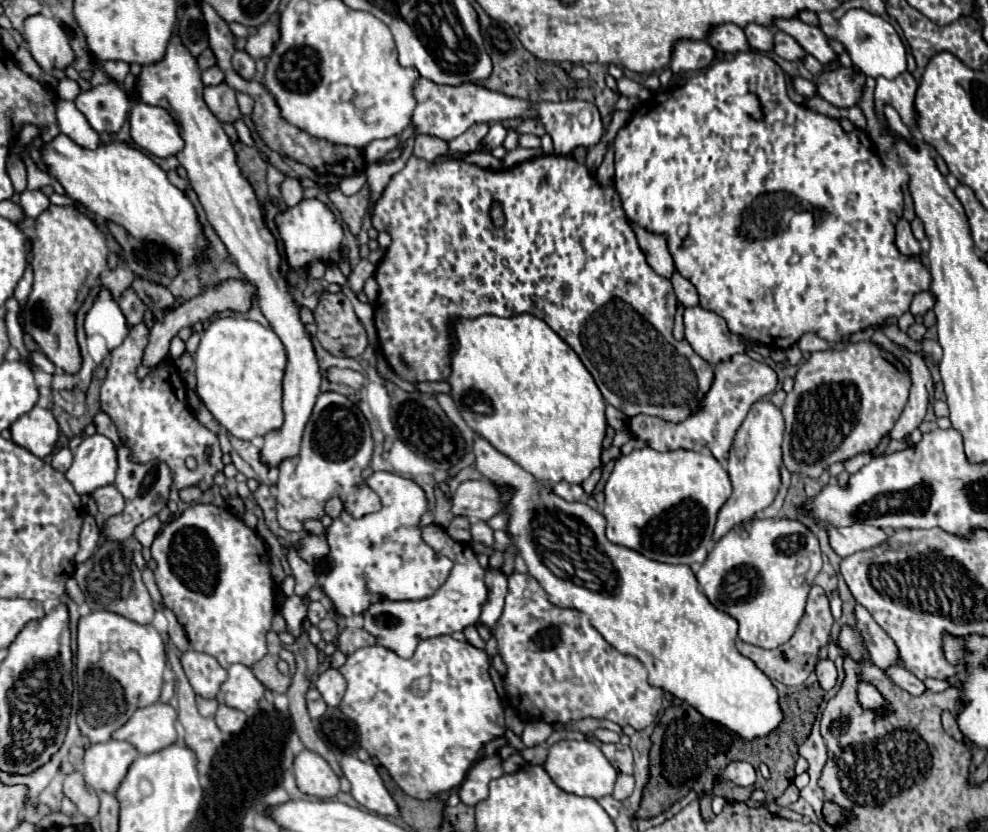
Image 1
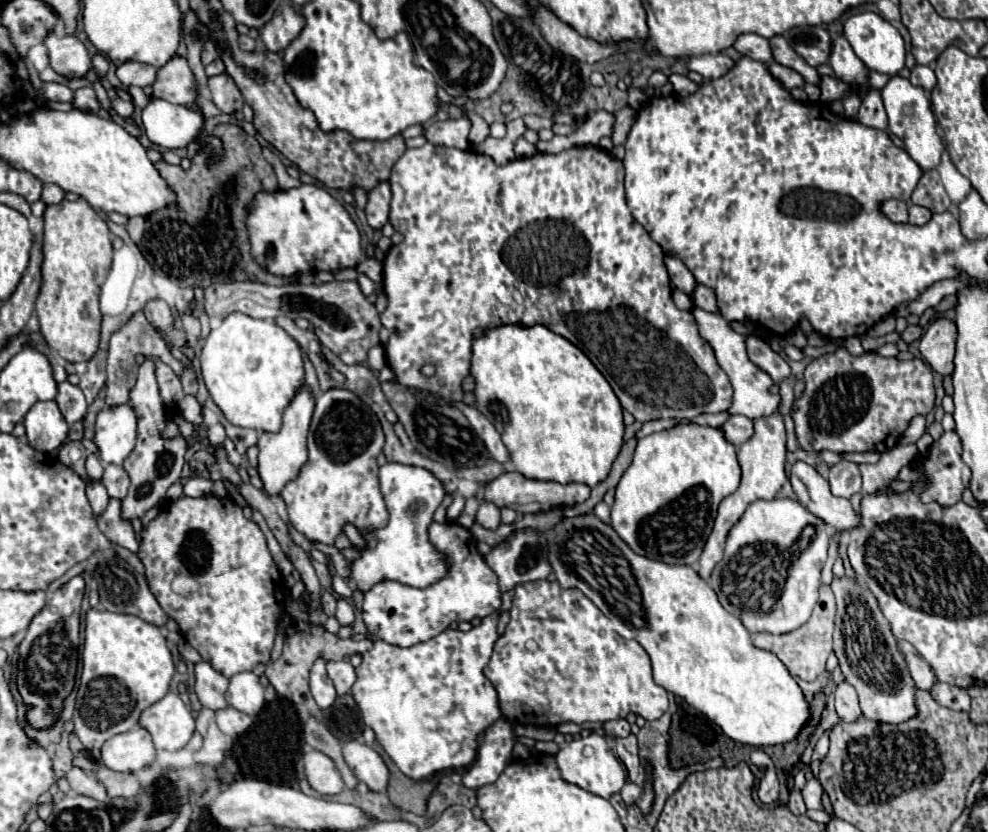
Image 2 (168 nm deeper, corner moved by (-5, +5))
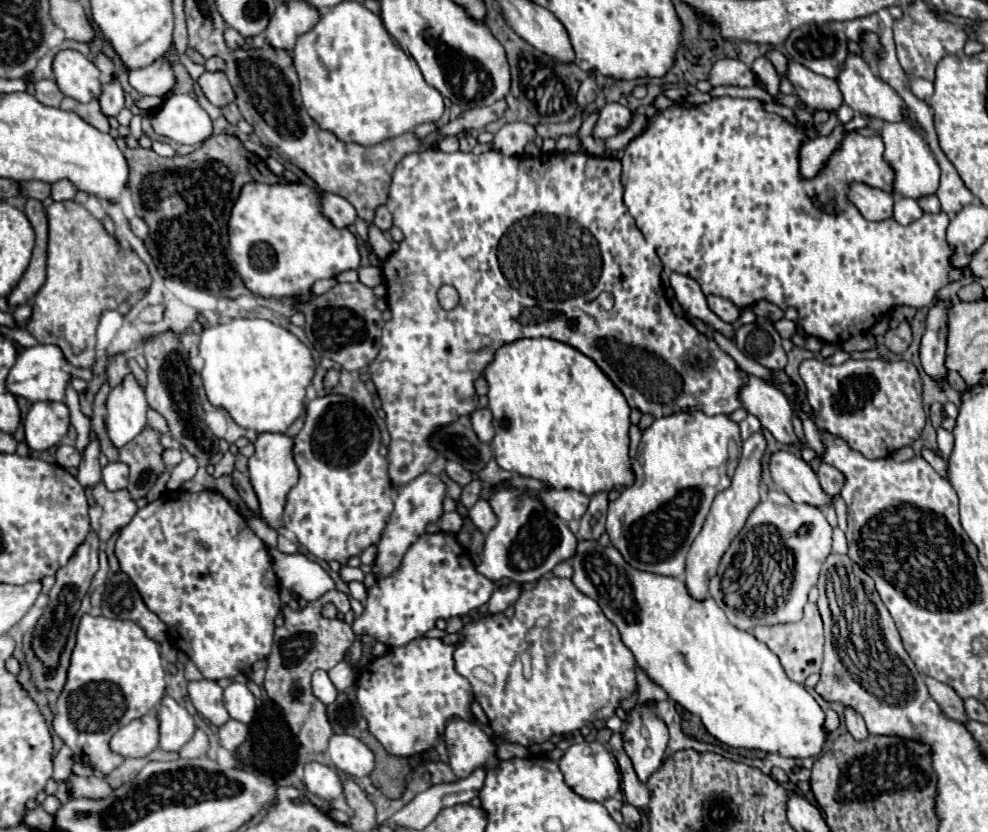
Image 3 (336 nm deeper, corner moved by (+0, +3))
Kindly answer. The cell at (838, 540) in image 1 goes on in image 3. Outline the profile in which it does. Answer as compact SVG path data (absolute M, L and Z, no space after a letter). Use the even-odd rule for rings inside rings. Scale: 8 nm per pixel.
M778 451L772 455L770 475L776 489L784 491L796 503L806 503L818 509L832 505L832 497L824 493L812 467L790 451Z

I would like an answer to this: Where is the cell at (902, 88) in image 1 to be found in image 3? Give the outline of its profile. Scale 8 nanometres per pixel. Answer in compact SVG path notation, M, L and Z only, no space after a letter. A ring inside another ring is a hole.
M904 107L904 121L898 123L882 123L882 141L886 145L884 159L894 167L896 171L896 181L894 181L894 193L900 197L910 197L910 199L920 199L922 195L932 195L938 189L938 179L940 179L940 165L932 155L930 145L926 139L918 133L914 121L910 119L910 109Z

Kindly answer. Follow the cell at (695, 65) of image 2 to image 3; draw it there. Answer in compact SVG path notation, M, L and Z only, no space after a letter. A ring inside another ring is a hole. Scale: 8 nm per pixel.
M720 59L712 65L708 75L710 85L740 85L748 87L754 83L754 75L748 65L736 59Z

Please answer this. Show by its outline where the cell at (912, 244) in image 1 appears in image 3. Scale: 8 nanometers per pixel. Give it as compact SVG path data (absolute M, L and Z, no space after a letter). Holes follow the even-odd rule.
M852 183L850 185L850 201L858 207L862 217L868 221L882 221L882 219L892 217L894 197L886 191L868 187L864 183Z

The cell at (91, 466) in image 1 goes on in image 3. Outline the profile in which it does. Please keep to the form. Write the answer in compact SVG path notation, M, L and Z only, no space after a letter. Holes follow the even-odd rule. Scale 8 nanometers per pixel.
M128 375L122 385L110 391L106 409L108 415L104 423L110 443L120 449L130 443L146 425L146 395L136 383L134 375Z

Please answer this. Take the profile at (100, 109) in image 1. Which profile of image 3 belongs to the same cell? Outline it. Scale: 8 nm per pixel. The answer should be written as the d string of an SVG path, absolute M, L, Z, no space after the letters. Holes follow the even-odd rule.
M44 79L44 81L36 81L36 99L44 105L50 107L60 107L62 101L62 91L58 89L58 85L52 79Z

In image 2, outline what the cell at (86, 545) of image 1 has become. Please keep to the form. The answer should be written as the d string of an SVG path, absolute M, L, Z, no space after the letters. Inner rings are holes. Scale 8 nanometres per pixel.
M87 479L87 497L89 497L89 503L93 507L95 517L99 517L105 511L105 505L109 501L109 495L107 495L103 483L101 481L93 481L93 479Z

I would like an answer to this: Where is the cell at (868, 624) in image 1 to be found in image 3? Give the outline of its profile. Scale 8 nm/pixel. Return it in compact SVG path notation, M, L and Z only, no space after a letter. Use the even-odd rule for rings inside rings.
M924 677L924 683L928 687L930 697L938 703L938 707L942 709L942 713L946 713L950 719L954 721L966 721L968 717L964 715L964 705L962 699L956 695L956 691L932 677Z

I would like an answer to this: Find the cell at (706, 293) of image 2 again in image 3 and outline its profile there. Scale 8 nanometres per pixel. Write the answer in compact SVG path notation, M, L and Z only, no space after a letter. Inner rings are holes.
M708 295L706 301L708 301L710 311L716 313L716 315L718 315L722 321L726 321L726 323L734 323L734 321L738 319L738 315L740 315L740 309L734 307L728 299L722 299L722 297L718 297L718 295Z

